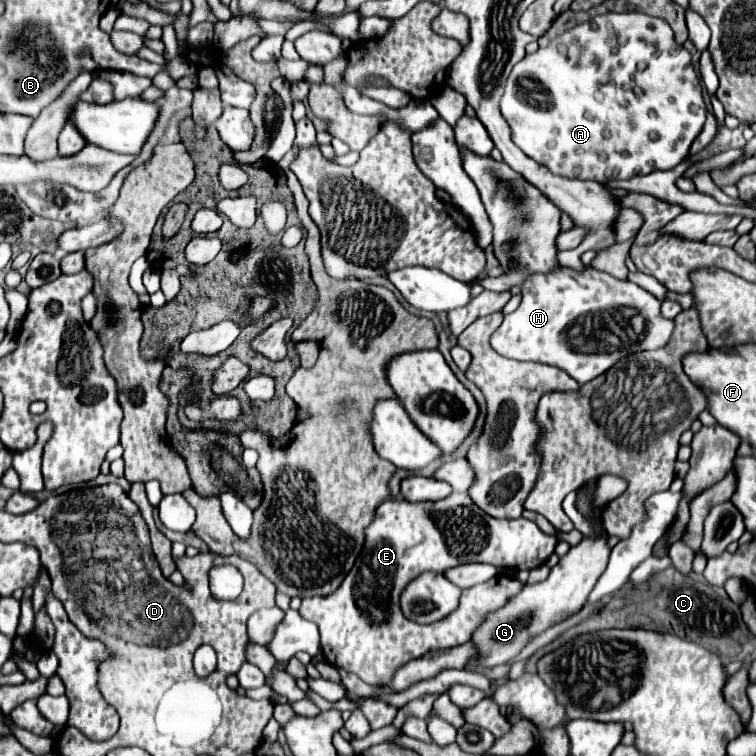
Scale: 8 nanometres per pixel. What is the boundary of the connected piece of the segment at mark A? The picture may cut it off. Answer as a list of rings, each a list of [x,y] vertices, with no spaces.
[[[641,12],[601,14],[601,16],[591,18],[589,22],[583,22],[579,26],[571,28],[569,32],[563,32],[547,48],[539,48],[535,54],[525,56],[511,70],[511,74],[507,78],[505,94],[501,98],[501,114],[507,120],[507,124],[511,126],[513,142],[529,158],[533,158],[535,162],[547,166],[555,174],[561,174],[561,176],[567,176],[567,178],[595,180],[595,182],[629,180],[629,178],[639,176],[639,174],[649,174],[653,170],[667,170],[667,168],[677,166],[689,154],[689,146],[693,144],[693,140],[701,132],[703,122],[705,122],[705,112],[707,112],[707,106],[705,106],[705,100],[703,100],[699,78],[697,78],[697,74],[693,70],[693,64],[691,64],[691,54],[673,40],[673,30],[669,28],[669,24],[665,20],[653,18],[653,16],[647,16],[647,14],[641,14]]]

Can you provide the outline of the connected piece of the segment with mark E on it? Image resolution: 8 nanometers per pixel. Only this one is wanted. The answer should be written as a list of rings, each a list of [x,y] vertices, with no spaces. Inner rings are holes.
[[[457,492],[449,494],[445,500],[439,500],[439,502],[407,502],[403,498],[389,500],[377,508],[375,520],[365,530],[365,534],[367,534],[365,548],[363,548],[361,556],[357,558],[353,570],[343,580],[343,584],[329,596],[303,598],[299,614],[305,620],[311,620],[319,626],[321,650],[323,650],[325,662],[339,670],[359,676],[367,684],[389,682],[395,668],[403,666],[405,662],[409,662],[413,658],[423,656],[429,650],[453,648],[453,646],[469,642],[473,630],[483,620],[483,616],[489,610],[501,608],[523,586],[516,577],[505,576],[505,574],[495,576],[489,582],[463,590],[459,610],[451,612],[441,622],[423,626],[423,624],[407,620],[399,606],[401,592],[403,592],[405,584],[409,584],[409,580],[415,580],[421,572],[445,572],[447,568],[467,564],[467,562],[485,562],[485,564],[493,564],[499,568],[515,568],[515,570],[537,568],[555,552],[555,546],[559,542],[557,536],[543,534],[537,528],[537,524],[531,520],[525,520],[525,518],[499,520],[499,518],[487,516],[481,508],[477,508],[469,500],[469,494],[457,494]]]

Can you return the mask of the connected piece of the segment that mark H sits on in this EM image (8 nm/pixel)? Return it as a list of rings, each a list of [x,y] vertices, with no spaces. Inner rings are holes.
[[[561,268],[551,274],[535,274],[521,288],[523,300],[519,308],[505,316],[503,324],[491,338],[491,346],[505,358],[557,366],[565,370],[571,378],[575,378],[579,384],[597,378],[629,354],[663,348],[673,334],[673,320],[661,316],[661,302],[653,294],[629,280],[617,280],[605,272],[597,272],[595,268],[587,268],[585,272]],[[635,314],[641,314],[641,326],[639,322],[637,326],[633,324]]]

